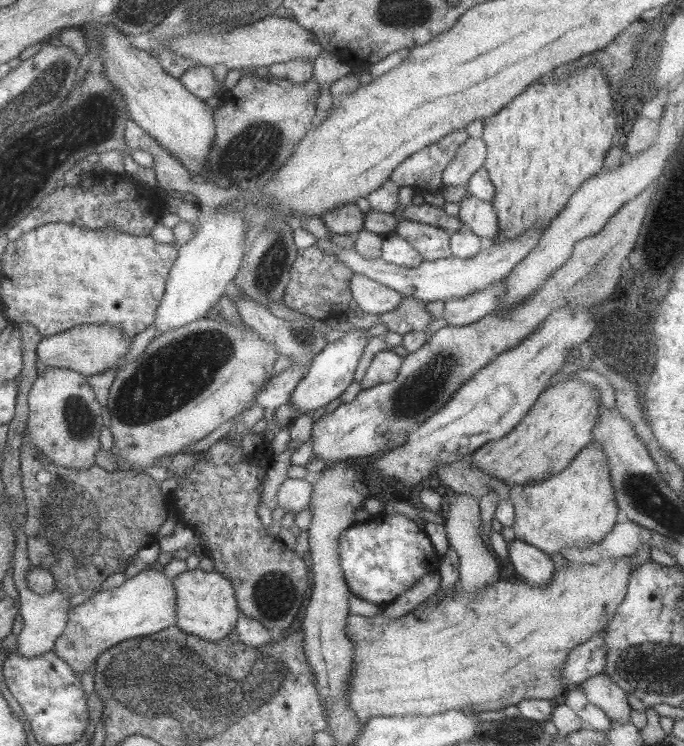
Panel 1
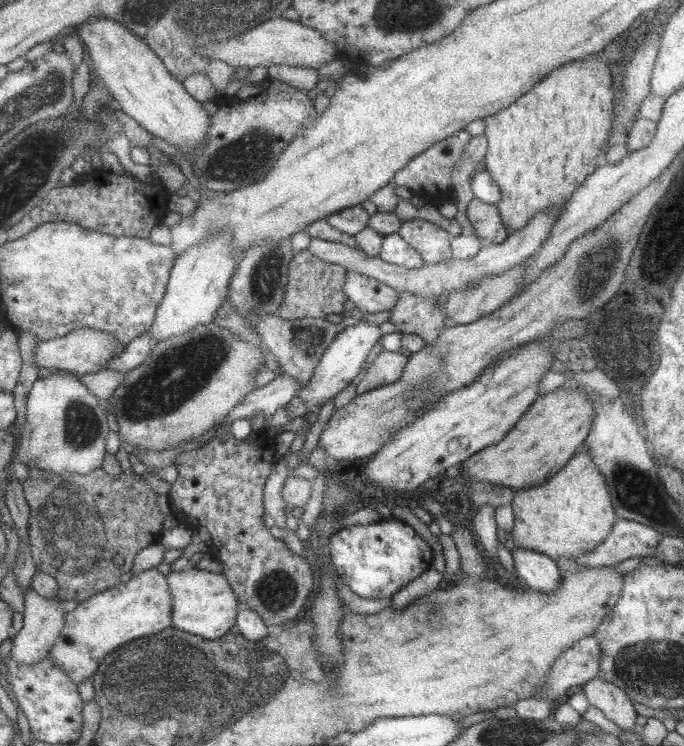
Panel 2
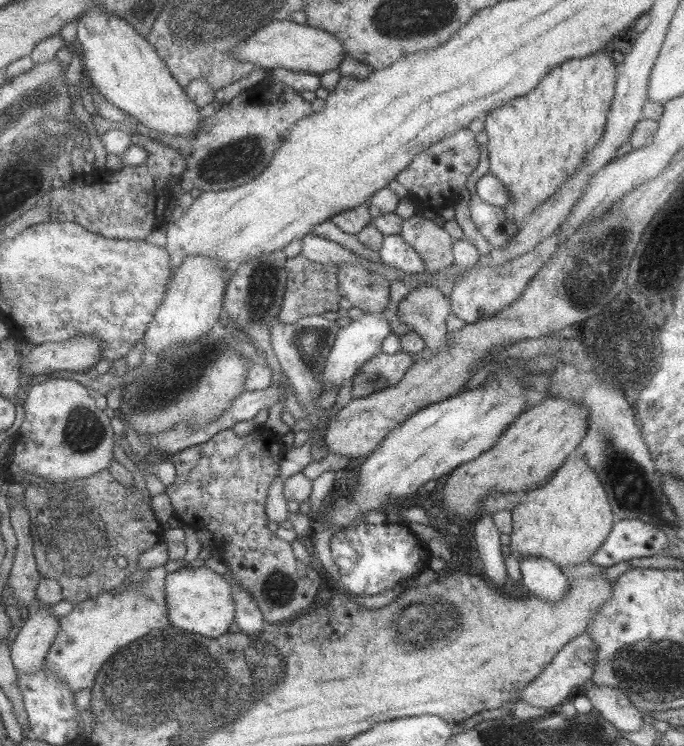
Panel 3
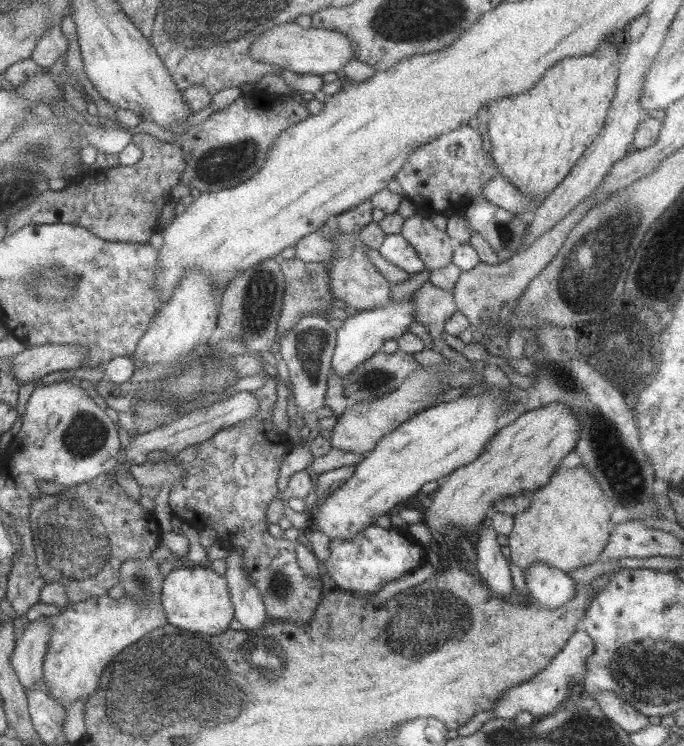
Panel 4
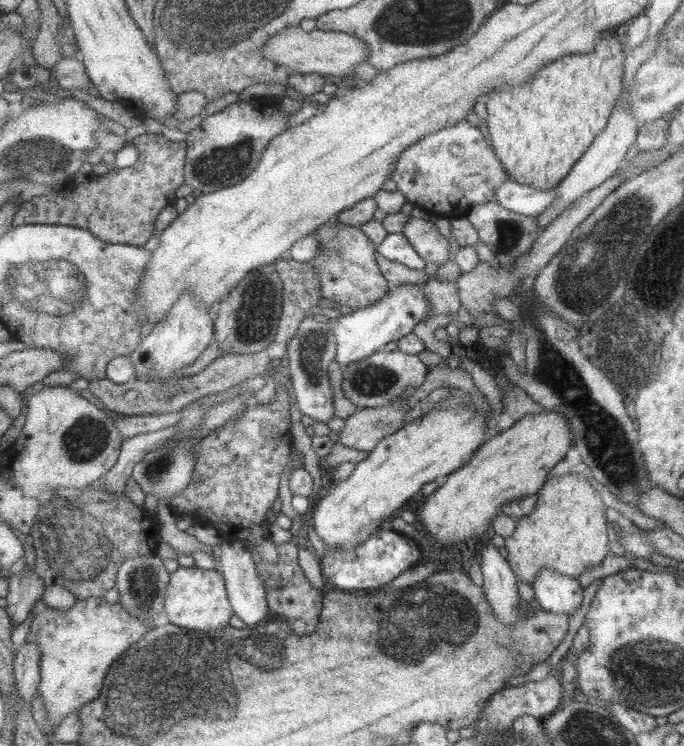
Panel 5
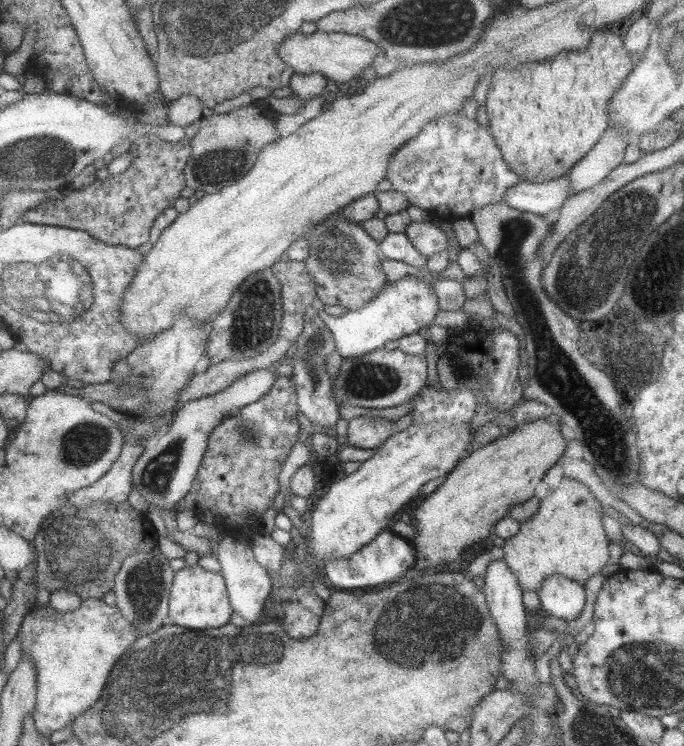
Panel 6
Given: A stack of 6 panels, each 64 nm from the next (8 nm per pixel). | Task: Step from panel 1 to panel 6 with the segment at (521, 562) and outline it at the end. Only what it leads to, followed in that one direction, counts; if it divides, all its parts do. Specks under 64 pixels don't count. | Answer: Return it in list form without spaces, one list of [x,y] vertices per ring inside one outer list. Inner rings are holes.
[[[561,575],[545,576],[537,596],[545,612],[566,622],[577,618],[585,604],[583,585]]]

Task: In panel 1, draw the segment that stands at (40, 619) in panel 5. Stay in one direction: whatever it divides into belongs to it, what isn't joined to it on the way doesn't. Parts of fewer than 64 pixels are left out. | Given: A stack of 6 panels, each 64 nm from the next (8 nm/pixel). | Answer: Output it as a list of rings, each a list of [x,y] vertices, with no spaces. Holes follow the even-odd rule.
[[[150,568],[141,570],[131,578],[117,579],[114,583],[99,588],[88,599],[70,608],[67,613],[67,622],[63,632],[55,639],[52,650],[57,658],[65,660],[69,668],[80,676],[81,672],[89,666],[94,666],[95,658],[113,644],[119,644],[123,640],[147,636],[159,632],[164,628],[175,625],[177,606],[175,604],[175,588],[172,579],[167,578],[163,572]]]

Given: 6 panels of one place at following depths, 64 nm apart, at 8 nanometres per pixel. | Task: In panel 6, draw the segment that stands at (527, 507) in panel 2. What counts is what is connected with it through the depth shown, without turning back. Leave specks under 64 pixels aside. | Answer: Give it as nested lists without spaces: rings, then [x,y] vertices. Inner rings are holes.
[[[563,477],[559,486],[549,490],[545,498],[539,501],[537,512],[519,524],[517,534],[504,539],[502,560],[515,575],[522,591],[531,590],[531,592],[539,593],[541,580],[545,580],[545,576],[551,575],[565,576],[565,578],[583,585],[590,576],[600,572],[601,568],[607,564],[609,546],[605,530],[603,530],[603,520],[601,520],[601,513],[604,513],[605,510],[600,501],[600,497],[593,495],[585,484],[581,484],[573,478]]]

